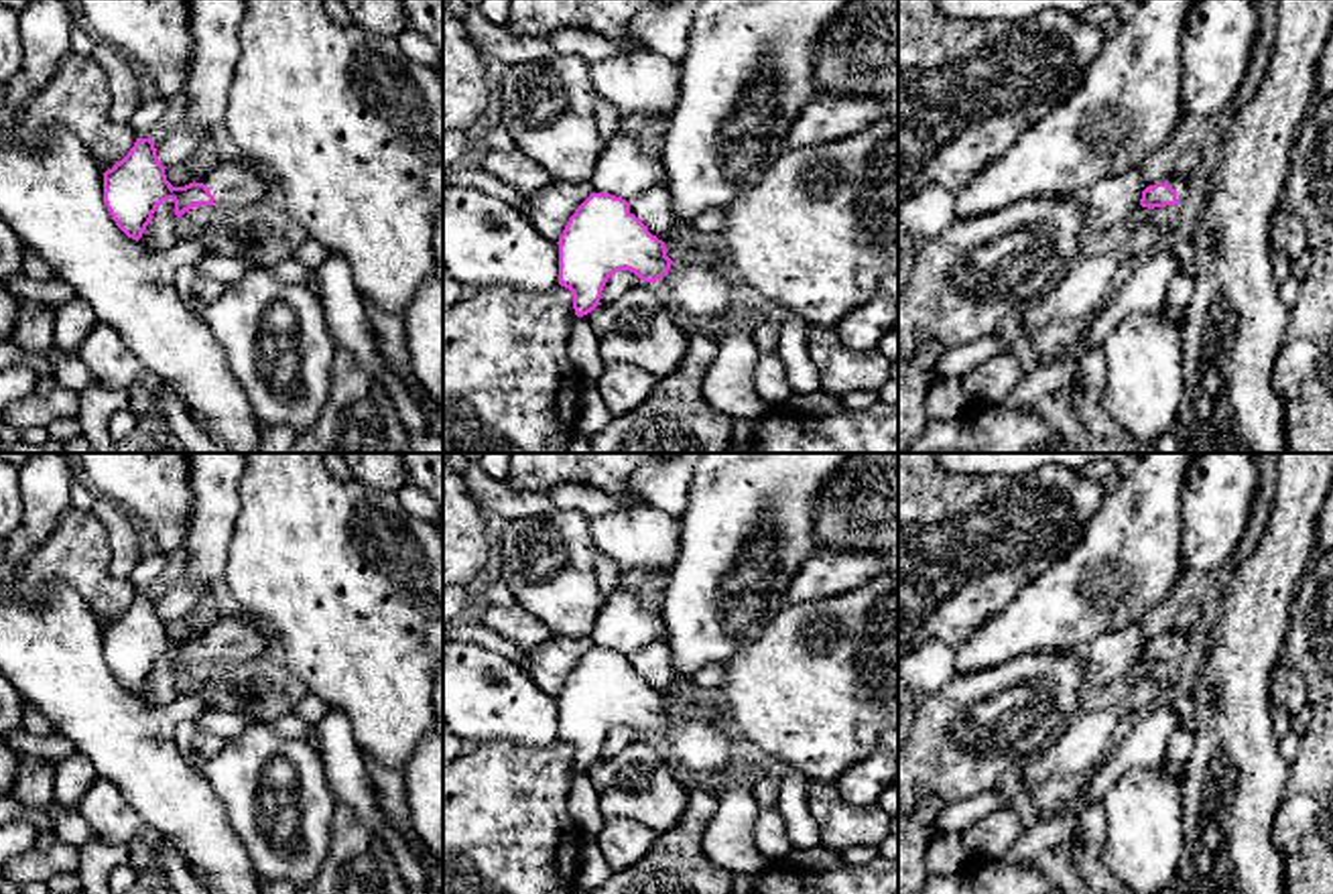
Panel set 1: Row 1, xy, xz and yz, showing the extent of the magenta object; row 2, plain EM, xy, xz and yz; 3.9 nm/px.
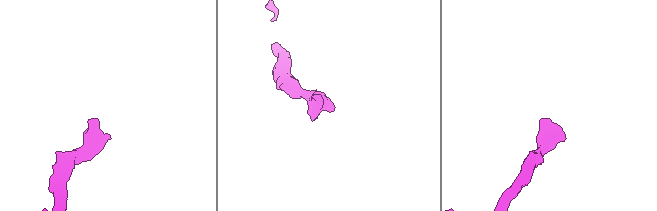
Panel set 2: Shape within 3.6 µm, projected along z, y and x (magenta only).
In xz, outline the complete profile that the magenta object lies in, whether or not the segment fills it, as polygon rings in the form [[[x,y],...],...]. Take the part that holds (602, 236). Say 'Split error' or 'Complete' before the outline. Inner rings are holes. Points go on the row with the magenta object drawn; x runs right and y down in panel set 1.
Split error. [[[591,193],[559,238],[559,284],[573,293],[577,317],[591,313],[608,278],[630,270],[652,282],[695,321],[717,323],[732,305],[729,284],[699,262],[673,262],[662,240],[610,193]]]

